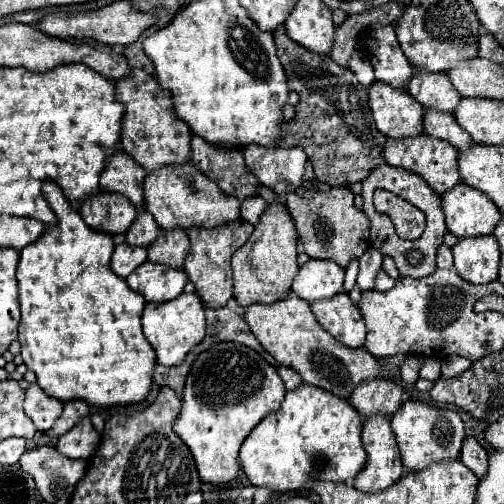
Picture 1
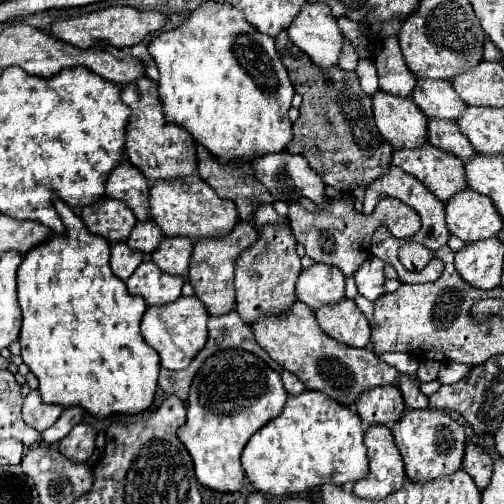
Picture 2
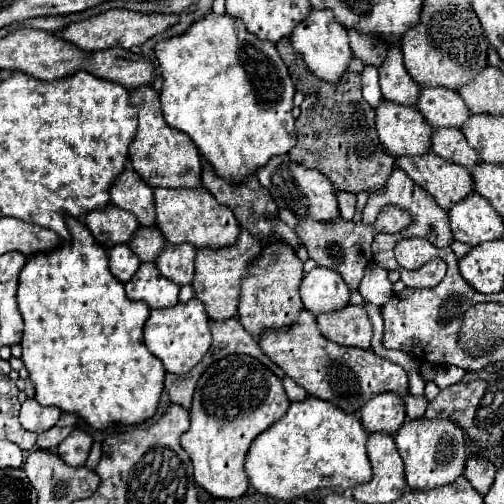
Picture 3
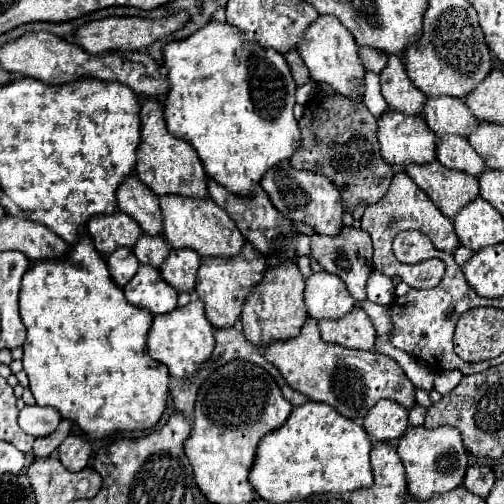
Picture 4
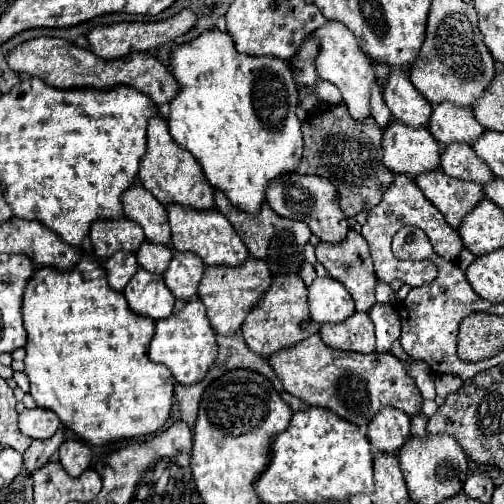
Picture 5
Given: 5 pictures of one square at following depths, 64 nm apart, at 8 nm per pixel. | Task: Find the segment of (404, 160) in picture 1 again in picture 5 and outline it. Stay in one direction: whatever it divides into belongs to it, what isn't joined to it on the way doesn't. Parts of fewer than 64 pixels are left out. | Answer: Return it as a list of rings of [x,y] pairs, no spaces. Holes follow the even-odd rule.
[[[442,168],[420,172],[418,176],[414,176],[414,182],[454,228],[458,228],[462,216],[472,210],[474,204],[480,202],[480,198],[484,198],[480,184],[452,178]]]

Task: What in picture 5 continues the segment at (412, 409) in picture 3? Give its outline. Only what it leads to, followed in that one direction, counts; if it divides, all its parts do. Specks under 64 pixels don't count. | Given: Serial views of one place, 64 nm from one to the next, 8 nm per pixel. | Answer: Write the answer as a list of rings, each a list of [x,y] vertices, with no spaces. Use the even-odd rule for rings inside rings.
[[[420,412],[416,416],[412,416],[412,434],[418,436],[418,438],[424,438],[426,436],[426,416]]]

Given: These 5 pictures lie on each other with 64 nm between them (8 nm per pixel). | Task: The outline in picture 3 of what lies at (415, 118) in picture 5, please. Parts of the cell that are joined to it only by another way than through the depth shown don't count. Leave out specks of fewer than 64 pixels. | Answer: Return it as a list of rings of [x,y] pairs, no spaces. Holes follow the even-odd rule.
[[[390,44],[386,60],[380,64],[378,72],[380,72],[382,96],[386,100],[392,100],[398,104],[408,104],[408,106],[416,104],[420,86],[412,80],[406,66],[402,64],[402,52],[400,52],[398,44]]]

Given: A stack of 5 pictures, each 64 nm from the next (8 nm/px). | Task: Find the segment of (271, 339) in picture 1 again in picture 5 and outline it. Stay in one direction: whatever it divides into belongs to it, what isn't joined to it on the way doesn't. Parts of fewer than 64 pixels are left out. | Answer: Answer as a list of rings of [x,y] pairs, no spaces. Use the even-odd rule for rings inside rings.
[[[312,334],[290,348],[282,348],[282,352],[274,352],[268,362],[282,380],[286,392],[298,396],[310,406],[324,406],[336,412],[340,418],[354,422],[356,426],[366,426],[368,420],[384,406],[394,406],[408,416],[420,412],[422,394],[414,380],[408,376],[402,362],[392,354],[332,350],[322,342],[318,334]]]

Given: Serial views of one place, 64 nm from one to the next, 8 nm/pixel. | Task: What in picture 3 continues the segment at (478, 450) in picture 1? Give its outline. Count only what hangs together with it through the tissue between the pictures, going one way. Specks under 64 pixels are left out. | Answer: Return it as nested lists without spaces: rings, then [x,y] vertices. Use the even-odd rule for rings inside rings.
[[[470,456],[466,460],[466,470],[464,470],[464,476],[470,480],[470,484],[476,488],[476,492],[480,492],[482,496],[488,492],[488,488],[492,486],[492,480],[494,480],[494,474],[496,474],[496,466],[482,458],[482,456]]]

